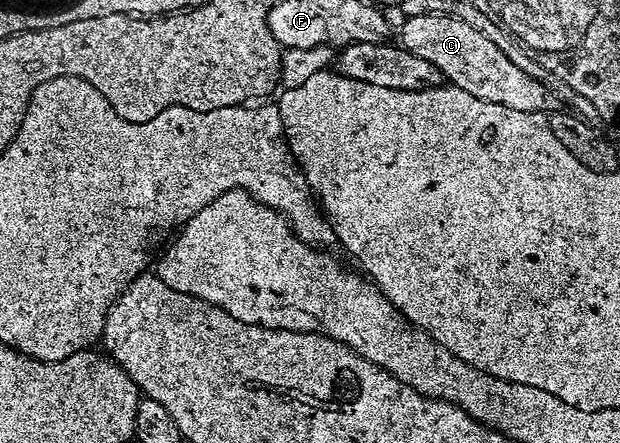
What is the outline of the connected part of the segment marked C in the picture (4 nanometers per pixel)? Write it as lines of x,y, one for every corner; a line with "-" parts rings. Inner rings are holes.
410,16
398,29
398,36
400,47
438,66
451,87
466,90
466,94
474,94
474,98
482,98
510,110
545,114
557,107
557,97
548,93
544,80
536,80
526,74
526,70
518,70
518,66
514,66
514,62
510,62
510,58
506,58
490,38
486,38
486,34
478,34
478,30
474,30
474,26
466,26
466,22
452,16

